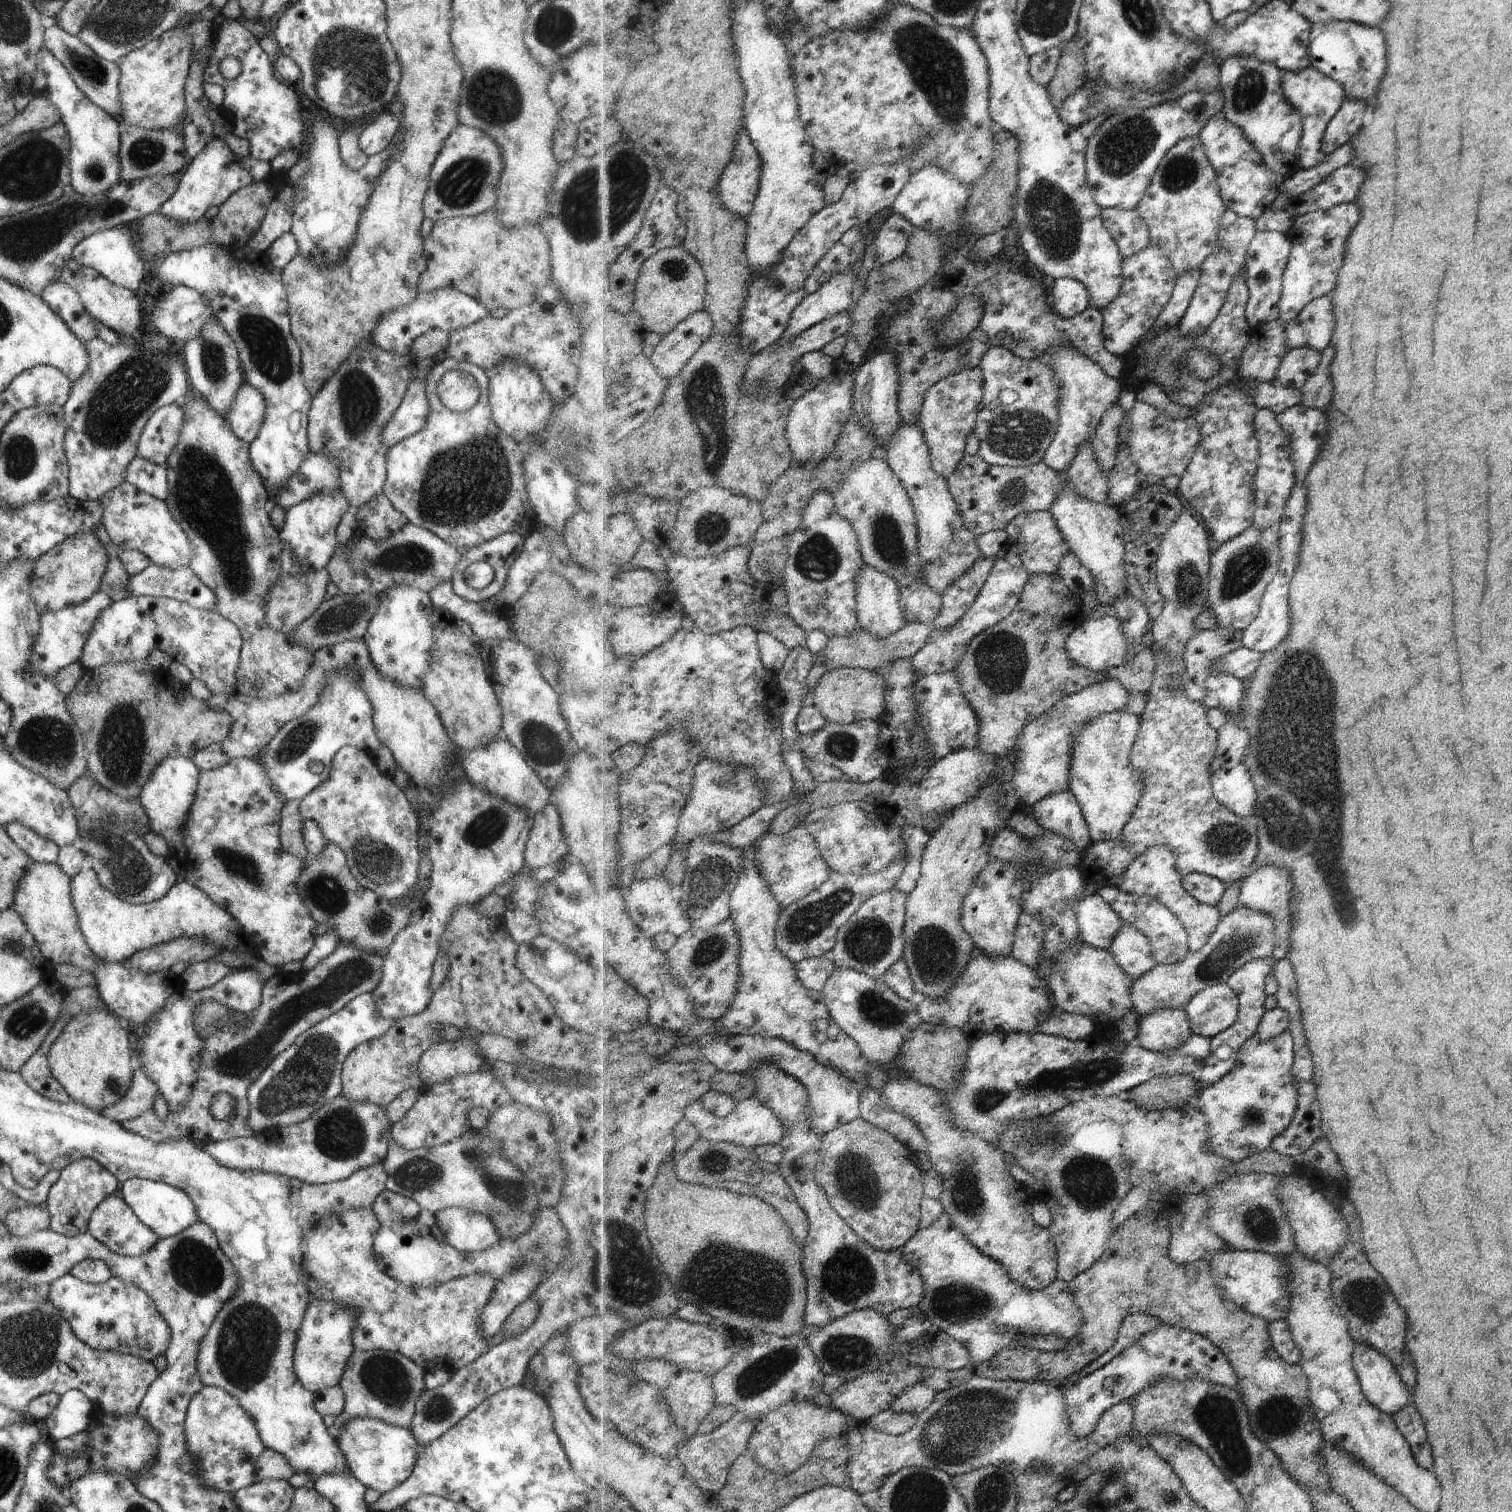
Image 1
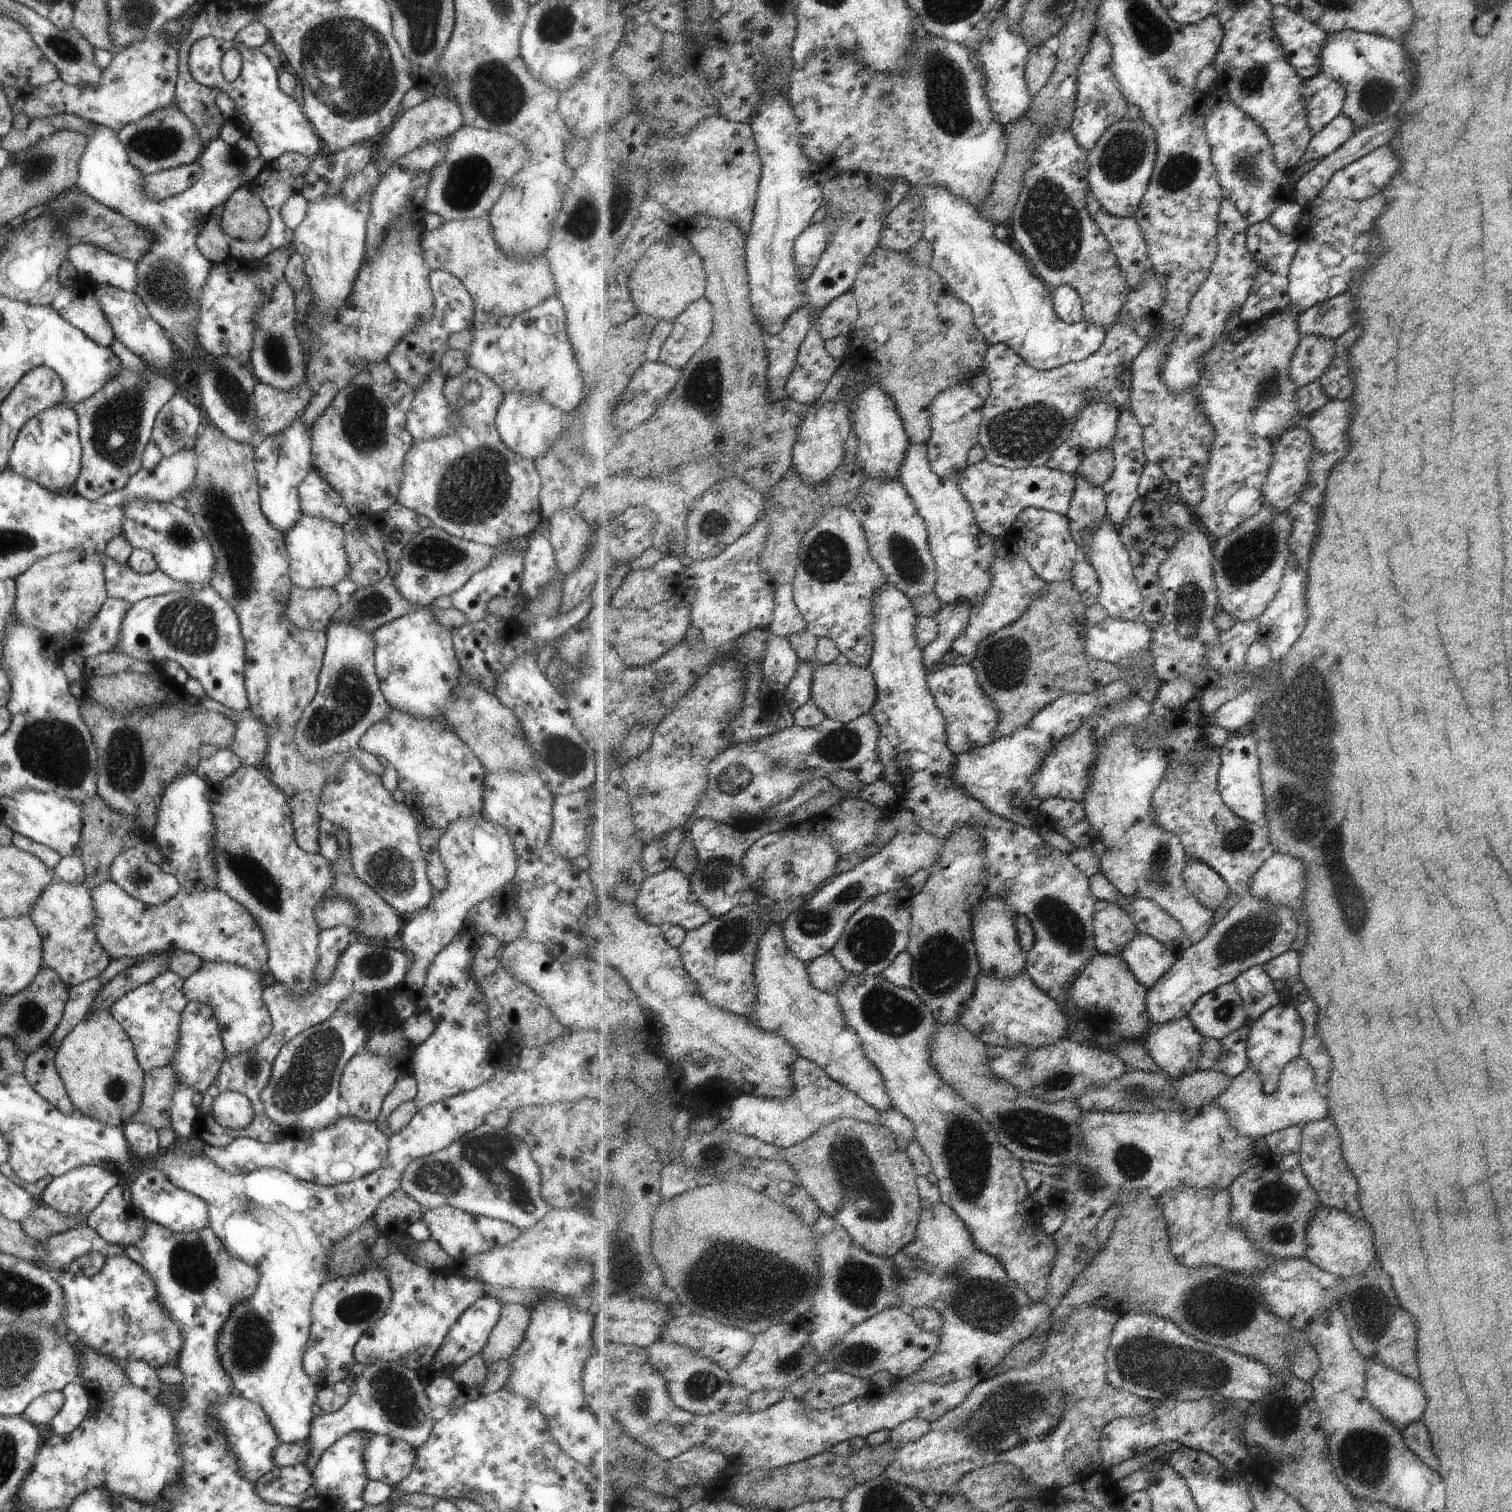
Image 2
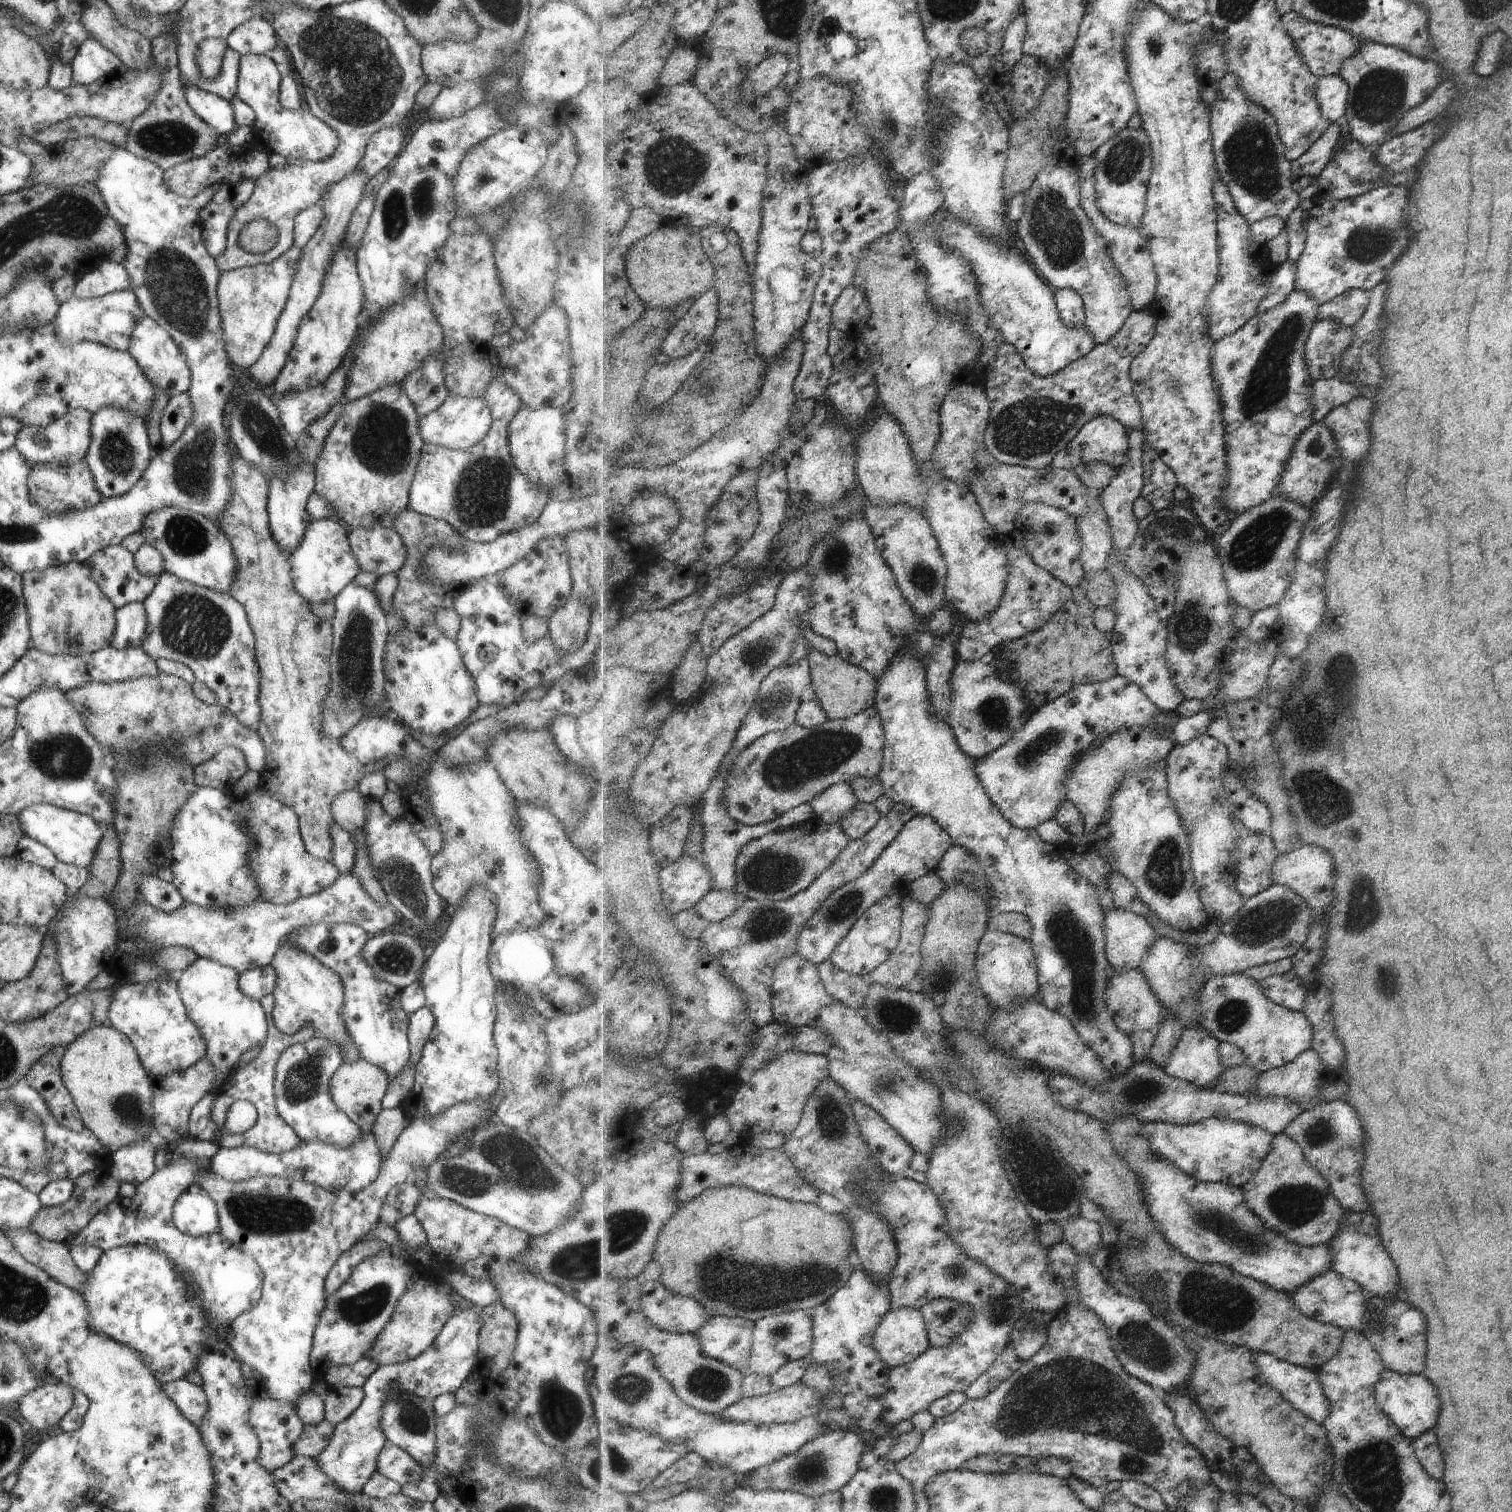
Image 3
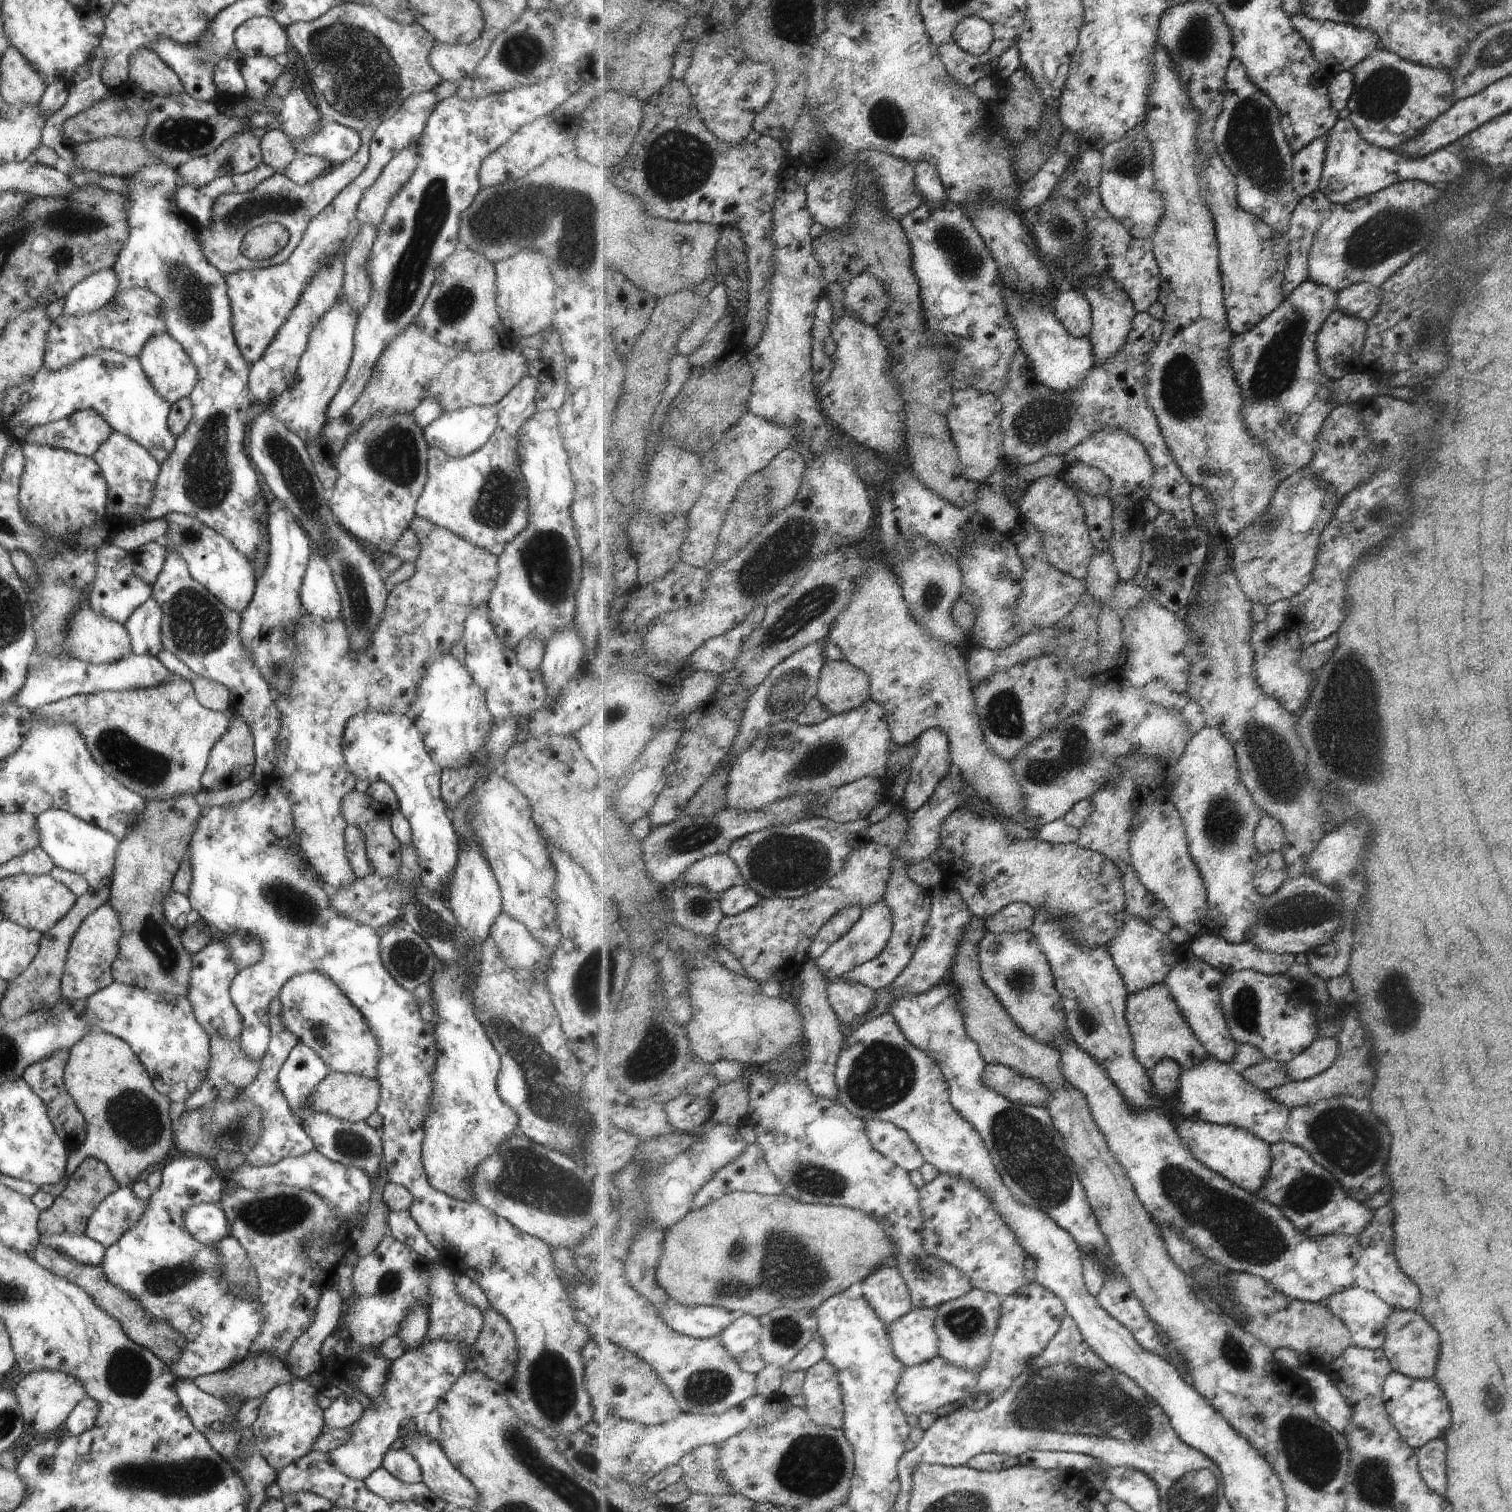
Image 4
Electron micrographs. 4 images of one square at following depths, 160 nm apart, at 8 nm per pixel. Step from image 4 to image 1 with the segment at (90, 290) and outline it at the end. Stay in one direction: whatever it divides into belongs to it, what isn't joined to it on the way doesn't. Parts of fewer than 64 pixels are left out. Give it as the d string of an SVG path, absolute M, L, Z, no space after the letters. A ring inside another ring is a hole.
M126 225L101 229L79 240L73 245L70 258L81 266L96 270L109 282L129 290L137 290L143 275L143 262L136 243L132 240L132 229Z

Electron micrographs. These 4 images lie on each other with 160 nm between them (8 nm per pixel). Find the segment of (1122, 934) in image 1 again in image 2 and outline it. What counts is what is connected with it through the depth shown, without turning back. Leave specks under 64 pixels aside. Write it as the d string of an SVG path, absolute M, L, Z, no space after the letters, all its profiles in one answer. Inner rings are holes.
M1138 932L1121 956L1141 984L1152 989L1179 960L1176 952L1151 935Z

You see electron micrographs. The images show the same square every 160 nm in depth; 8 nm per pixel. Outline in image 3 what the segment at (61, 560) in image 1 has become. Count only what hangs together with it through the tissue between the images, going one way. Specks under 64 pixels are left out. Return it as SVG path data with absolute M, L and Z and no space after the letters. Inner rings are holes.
M85 561L68 562L40 570L23 571L21 576L21 594L24 598L30 630L30 647L50 655L93 654L109 646L115 628L115 607L102 595L97 584L90 577L90 567Z

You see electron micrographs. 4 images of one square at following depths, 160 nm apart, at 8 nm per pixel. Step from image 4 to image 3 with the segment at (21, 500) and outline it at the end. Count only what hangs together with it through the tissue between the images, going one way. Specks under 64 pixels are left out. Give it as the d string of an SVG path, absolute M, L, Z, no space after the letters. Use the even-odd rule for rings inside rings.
M83 459L68 465L32 464L30 468L27 468L26 490L31 504L56 513L86 509L102 499L102 496L95 488L91 473Z

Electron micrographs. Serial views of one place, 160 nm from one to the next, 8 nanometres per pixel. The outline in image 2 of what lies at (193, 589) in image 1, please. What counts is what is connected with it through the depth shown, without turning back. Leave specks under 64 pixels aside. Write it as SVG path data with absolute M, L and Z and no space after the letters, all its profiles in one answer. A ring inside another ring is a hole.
M103 553L102 567L106 596L132 604L145 597L197 588L196 583L176 581L159 569L143 574L133 572L126 562L118 563Z

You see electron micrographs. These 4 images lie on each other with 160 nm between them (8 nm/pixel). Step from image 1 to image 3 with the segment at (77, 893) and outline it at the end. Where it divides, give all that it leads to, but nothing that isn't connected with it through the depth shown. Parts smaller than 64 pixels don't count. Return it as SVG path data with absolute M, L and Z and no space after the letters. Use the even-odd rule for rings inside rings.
M349 873L340 874L329 886L322 891L310 894L306 897L296 898L294 901L284 905L272 905L265 901L231 909L205 908L190 902L183 901L179 908L173 912L164 913L150 904L137 902L130 905L129 909L121 909L122 916L117 917L119 937L139 937L143 939L148 947L163 948L177 945L193 950L198 957L205 957L220 965L234 968L238 973L244 974L249 969L261 968L269 965L278 946L283 942L290 930L298 929L300 926L311 926L317 923L335 924L349 923L361 927L369 936L381 933L393 928L400 919L396 910L389 903L378 905L360 885L359 879Z

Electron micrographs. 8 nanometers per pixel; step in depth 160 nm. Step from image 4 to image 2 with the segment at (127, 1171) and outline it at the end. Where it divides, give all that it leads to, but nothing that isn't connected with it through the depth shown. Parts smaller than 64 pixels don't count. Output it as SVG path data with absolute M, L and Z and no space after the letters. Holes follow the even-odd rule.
M97 1009L87 1012L86 1016L61 1040L60 1047L54 1056L54 1067L64 1084L71 1104L83 1115L112 1127L131 1122L130 1119L138 1109L141 1100L144 1072L138 1065L127 1033L113 1020L109 1012Z

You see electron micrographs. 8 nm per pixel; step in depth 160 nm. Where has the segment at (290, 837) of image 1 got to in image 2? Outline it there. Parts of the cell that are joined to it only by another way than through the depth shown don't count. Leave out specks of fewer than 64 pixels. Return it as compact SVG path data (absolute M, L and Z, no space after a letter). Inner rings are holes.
M211 422L200 424L193 440L191 447L196 452L196 474L188 494L182 497L179 505L189 512L205 540L211 545L214 552L214 569L208 584L233 608L240 624L241 636L245 642L244 687L250 704L248 711L266 726L267 742L262 767L267 778L284 794L289 805L297 846L308 853L319 853L320 816L316 806L320 802L320 792L324 784L335 778L340 764L351 752L343 751L328 759L314 761L306 759L292 740L294 726L302 710L316 693L317 677L326 647L326 633L297 628L285 616L286 602L293 585L288 575L289 555L282 534L267 522L261 512L253 448L227 438Z

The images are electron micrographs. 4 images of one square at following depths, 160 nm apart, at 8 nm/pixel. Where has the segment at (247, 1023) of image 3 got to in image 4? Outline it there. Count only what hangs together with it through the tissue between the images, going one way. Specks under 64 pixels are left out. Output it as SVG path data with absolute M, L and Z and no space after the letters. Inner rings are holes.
M211 941L192 955L187 1000L193 1009L195 1020L208 1035L219 1035L237 1040L241 1019L229 996L231 980L237 974L236 964L230 958L230 950L221 941Z

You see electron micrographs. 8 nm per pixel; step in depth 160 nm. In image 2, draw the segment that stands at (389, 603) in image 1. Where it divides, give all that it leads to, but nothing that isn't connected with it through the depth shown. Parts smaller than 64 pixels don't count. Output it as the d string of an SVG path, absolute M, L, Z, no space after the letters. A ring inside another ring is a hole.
M413 605L408 613L383 623L372 632L374 669L379 688L391 708L418 719L440 718L454 704L452 688L458 684L458 662L452 633L437 623L431 608Z

